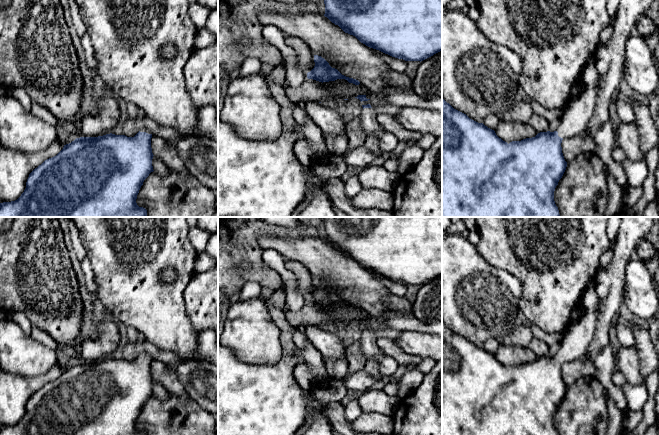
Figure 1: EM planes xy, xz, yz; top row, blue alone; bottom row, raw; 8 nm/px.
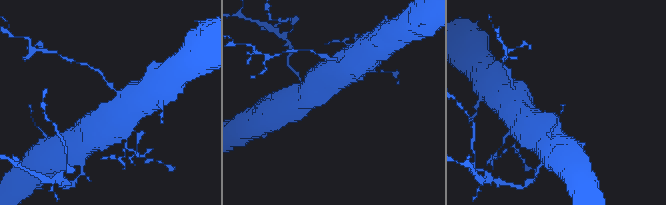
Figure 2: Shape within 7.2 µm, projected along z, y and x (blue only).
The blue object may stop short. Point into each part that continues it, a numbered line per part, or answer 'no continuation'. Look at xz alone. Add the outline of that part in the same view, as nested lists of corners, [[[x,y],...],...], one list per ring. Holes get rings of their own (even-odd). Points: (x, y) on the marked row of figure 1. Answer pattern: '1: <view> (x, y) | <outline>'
1: xz (388, 142) | [[[364,108],[360,114],[360,122],[367,135],[375,134],[379,137],[379,148],[382,152],[392,152],[399,144],[399,139],[392,133],[385,131],[376,118],[374,108]]]

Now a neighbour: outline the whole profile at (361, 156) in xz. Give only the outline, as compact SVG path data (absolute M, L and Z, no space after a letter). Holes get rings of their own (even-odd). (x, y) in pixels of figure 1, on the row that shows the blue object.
M365 146L351 149L344 154L346 165L354 167L370 166L375 157L374 152Z

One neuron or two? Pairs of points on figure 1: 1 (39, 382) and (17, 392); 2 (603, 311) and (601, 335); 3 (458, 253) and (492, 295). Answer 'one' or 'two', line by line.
1: one
2: one
3: one

